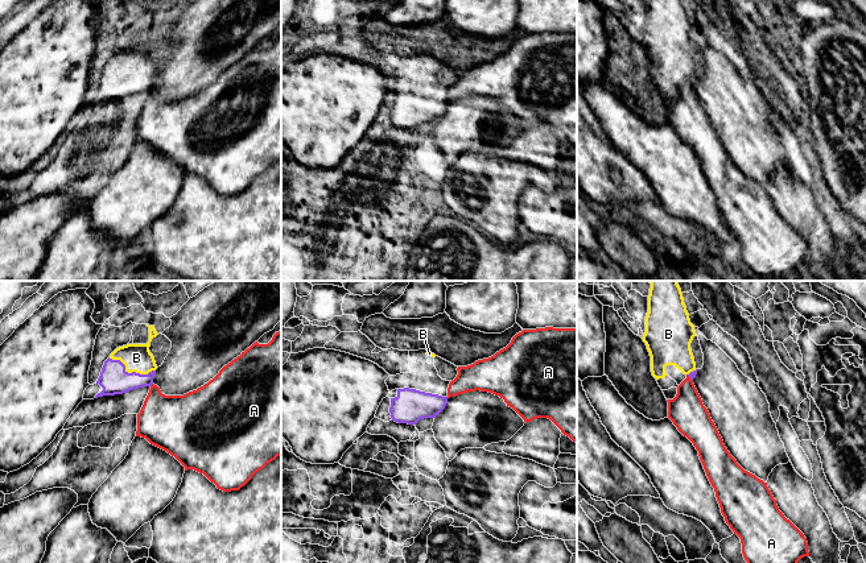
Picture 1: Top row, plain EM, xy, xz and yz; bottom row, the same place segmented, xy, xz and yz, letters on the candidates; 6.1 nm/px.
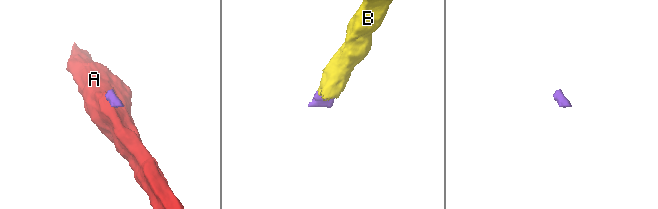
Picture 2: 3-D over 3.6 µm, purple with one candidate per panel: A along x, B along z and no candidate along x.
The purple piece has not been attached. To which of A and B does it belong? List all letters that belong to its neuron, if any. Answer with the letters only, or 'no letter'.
B

